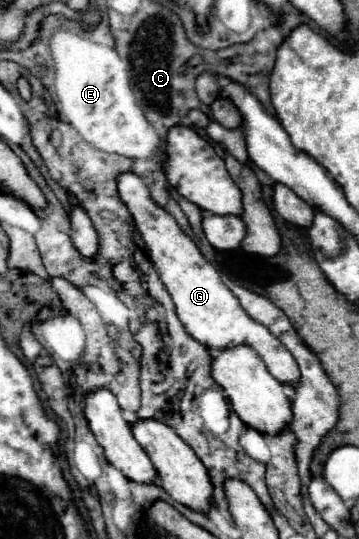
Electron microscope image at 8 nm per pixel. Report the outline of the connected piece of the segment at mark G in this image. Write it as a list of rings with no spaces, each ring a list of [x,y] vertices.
[[[122,174],[118,178],[118,192],[120,192],[120,198],[126,202],[138,226],[140,238],[144,240],[150,252],[150,260],[156,266],[166,290],[170,292],[178,318],[184,324],[184,328],[190,332],[190,336],[214,350],[226,350],[226,348],[246,344],[262,356],[268,372],[278,382],[296,386],[300,382],[300,370],[294,356],[286,350],[286,346],[282,346],[278,338],[274,338],[266,330],[266,326],[254,322],[242,310],[238,298],[222,282],[218,270],[204,258],[204,254],[198,250],[194,240],[182,232],[178,222],[150,198],[144,182],[136,174]]]

